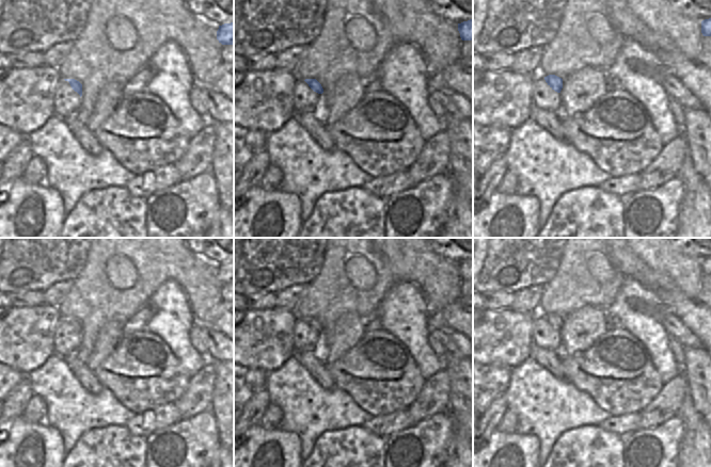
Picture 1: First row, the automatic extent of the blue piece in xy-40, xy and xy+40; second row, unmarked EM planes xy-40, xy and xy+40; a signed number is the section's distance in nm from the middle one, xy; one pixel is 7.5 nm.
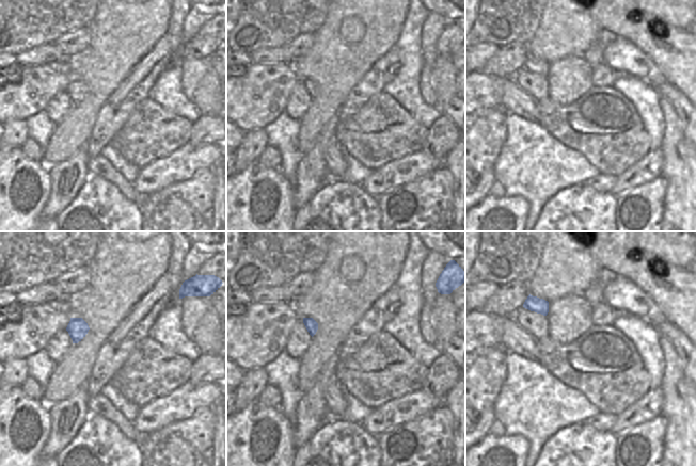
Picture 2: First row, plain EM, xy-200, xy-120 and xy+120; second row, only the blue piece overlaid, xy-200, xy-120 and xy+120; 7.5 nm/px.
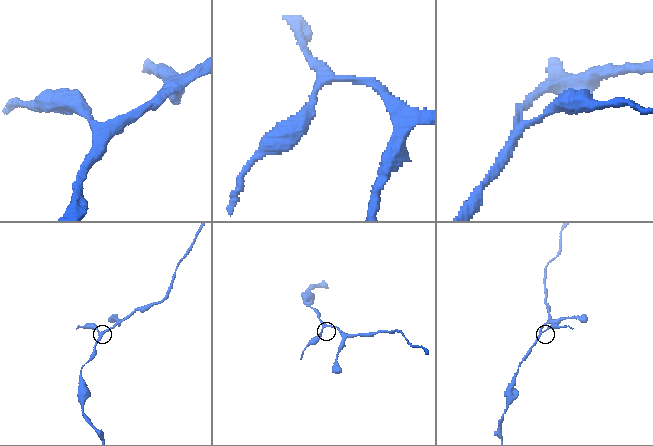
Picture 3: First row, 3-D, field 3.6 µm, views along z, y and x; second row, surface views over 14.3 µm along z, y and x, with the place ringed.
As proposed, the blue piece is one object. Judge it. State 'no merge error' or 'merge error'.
no merge error

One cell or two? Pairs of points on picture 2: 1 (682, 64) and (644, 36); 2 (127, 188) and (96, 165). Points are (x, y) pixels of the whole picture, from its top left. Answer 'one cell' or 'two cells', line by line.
1: one cell
2: one cell

